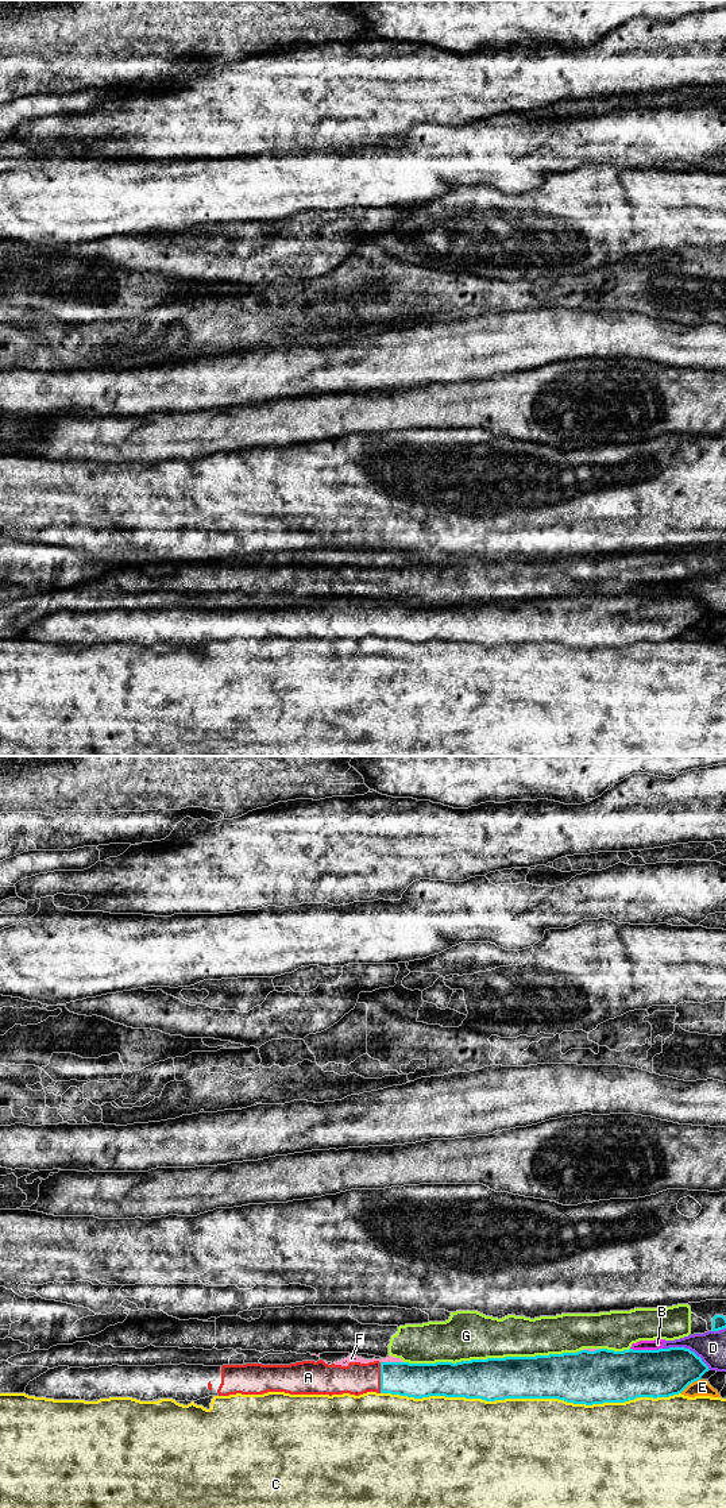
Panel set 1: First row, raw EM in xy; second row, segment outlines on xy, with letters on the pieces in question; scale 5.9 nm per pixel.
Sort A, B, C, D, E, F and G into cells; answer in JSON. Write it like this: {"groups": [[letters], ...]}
{"groups": [["A"], ["B", "D", "F"], ["C"], ["E"], ["G"]]}

